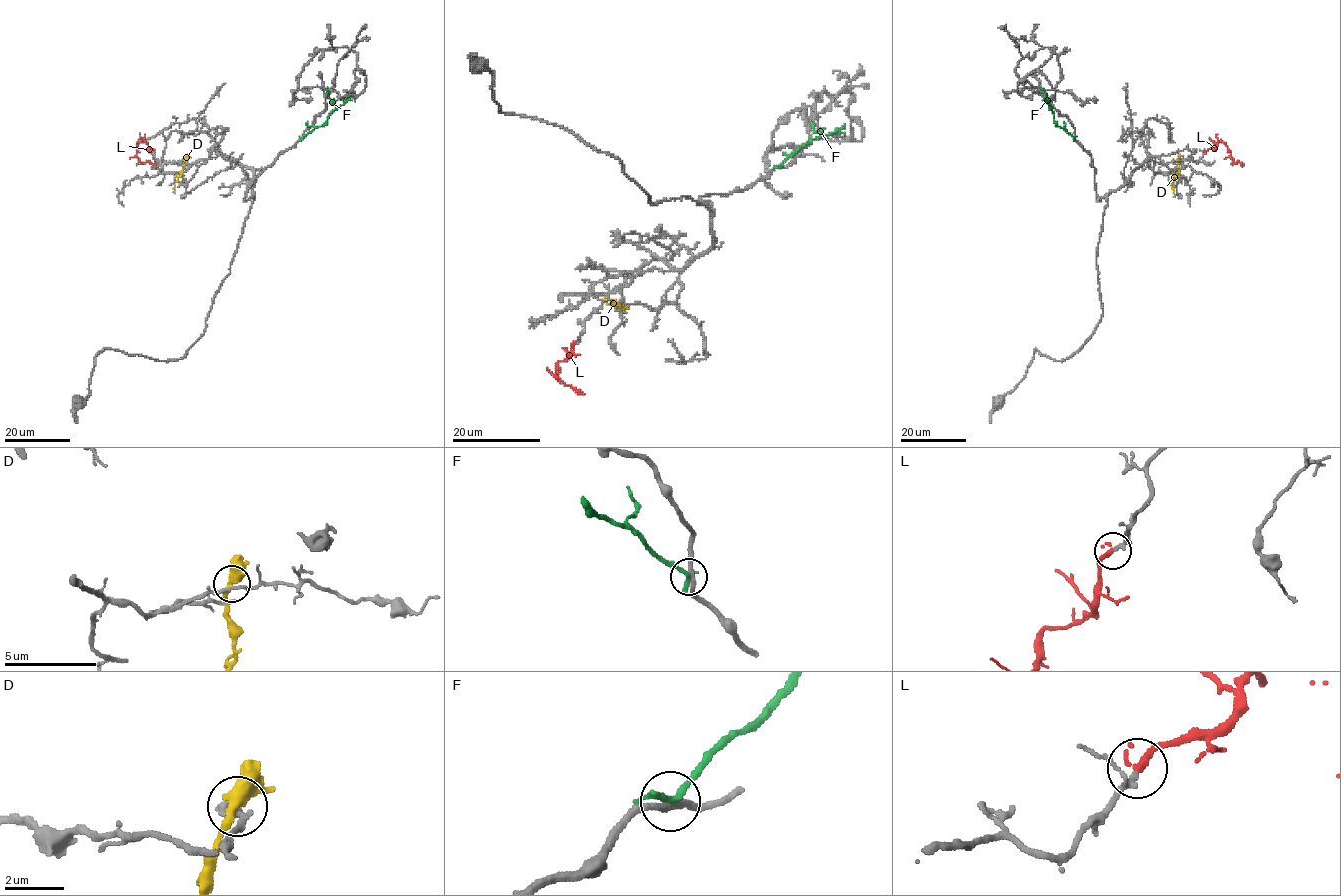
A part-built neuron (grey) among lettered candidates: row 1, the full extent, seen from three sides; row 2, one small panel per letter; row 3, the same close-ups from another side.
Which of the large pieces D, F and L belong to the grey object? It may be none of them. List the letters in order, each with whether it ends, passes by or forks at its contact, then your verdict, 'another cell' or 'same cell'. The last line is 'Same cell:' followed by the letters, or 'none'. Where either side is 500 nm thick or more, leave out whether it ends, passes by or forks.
D: it passes by; another cell
F: it passes by; another cell
L: it passes by; same cell
Same cell: L

